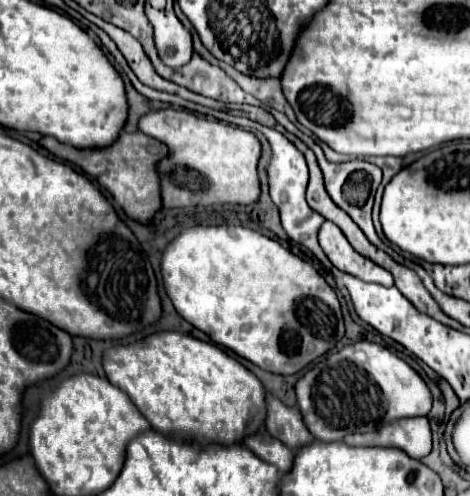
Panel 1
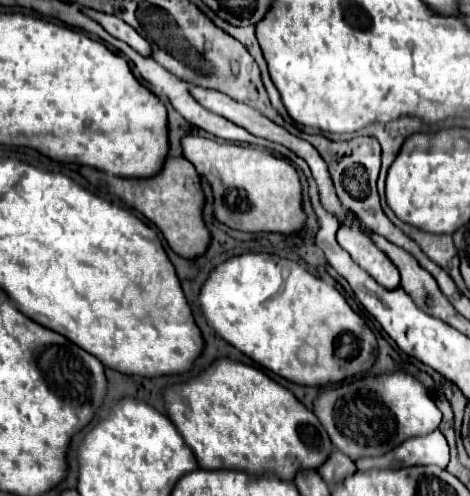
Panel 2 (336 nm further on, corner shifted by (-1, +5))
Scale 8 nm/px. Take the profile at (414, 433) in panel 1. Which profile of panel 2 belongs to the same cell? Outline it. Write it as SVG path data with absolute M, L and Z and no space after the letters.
M441 431L423 437L413 437L395 447L391 453L373 459L359 459L359 471L367 469L397 469L411 465L437 465L445 469L449 463L449 445Z

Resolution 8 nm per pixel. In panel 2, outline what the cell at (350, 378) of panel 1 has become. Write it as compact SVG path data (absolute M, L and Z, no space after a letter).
M399 371L351 379L337 389L327 389L315 399L313 411L327 429L333 445L353 461L359 457L381 457L405 439L435 431L441 423L441 411L427 395L427 389L411 375Z

